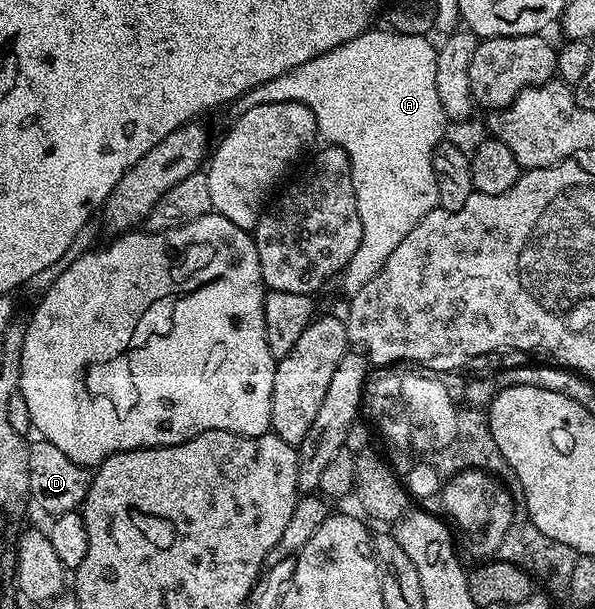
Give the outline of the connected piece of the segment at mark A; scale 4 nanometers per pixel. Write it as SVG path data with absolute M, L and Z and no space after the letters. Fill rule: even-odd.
M372 28L366 30L361 36L349 40L345 44L341 44L297 68L293 68L287 74L282 74L265 84L255 86L248 94L244 94L241 99L244 107L269 104L270 102L300 102L305 104L317 120L318 137L320 139L324 138L322 140L324 143L339 146L347 153L347 158L351 162L353 188L357 196L357 212L361 216L363 235L357 252L353 252L353 260L349 260L349 264L343 269L341 275L344 295L350 296L361 292L361 288L365 288L365 284L372 282L381 272L385 260L389 260L389 256L393 256L393 248L397 248L397 244L401 244L401 240L405 240L405 236L409 236L409 232L413 232L413 228L417 228L417 224L428 212L439 206L439 189L437 188L437 176L433 168L433 152L439 147L439 143L444 141L446 134L443 133L446 132L447 126L449 127L449 119L447 113L441 108L440 97L437 96L437 56L439 52L436 43L431 43L431 40L430 37L422 34L398 34L396 30L390 28L384 28L384 30Z

